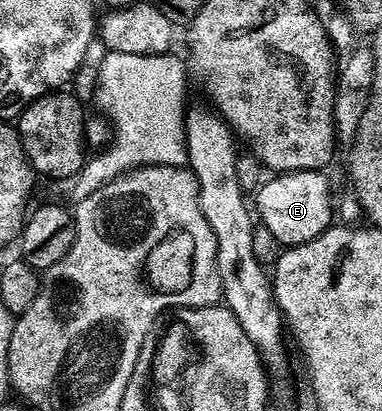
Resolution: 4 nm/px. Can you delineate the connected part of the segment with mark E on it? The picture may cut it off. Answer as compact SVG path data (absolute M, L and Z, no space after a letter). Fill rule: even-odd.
M290 170L278 173L270 180L262 181L256 191L257 206L255 202L255 214L259 219L260 225L265 226L275 240L279 240L282 247L302 246L304 242L315 240L325 230L328 230L335 218L335 206L329 203L329 182L324 178L321 170Z

